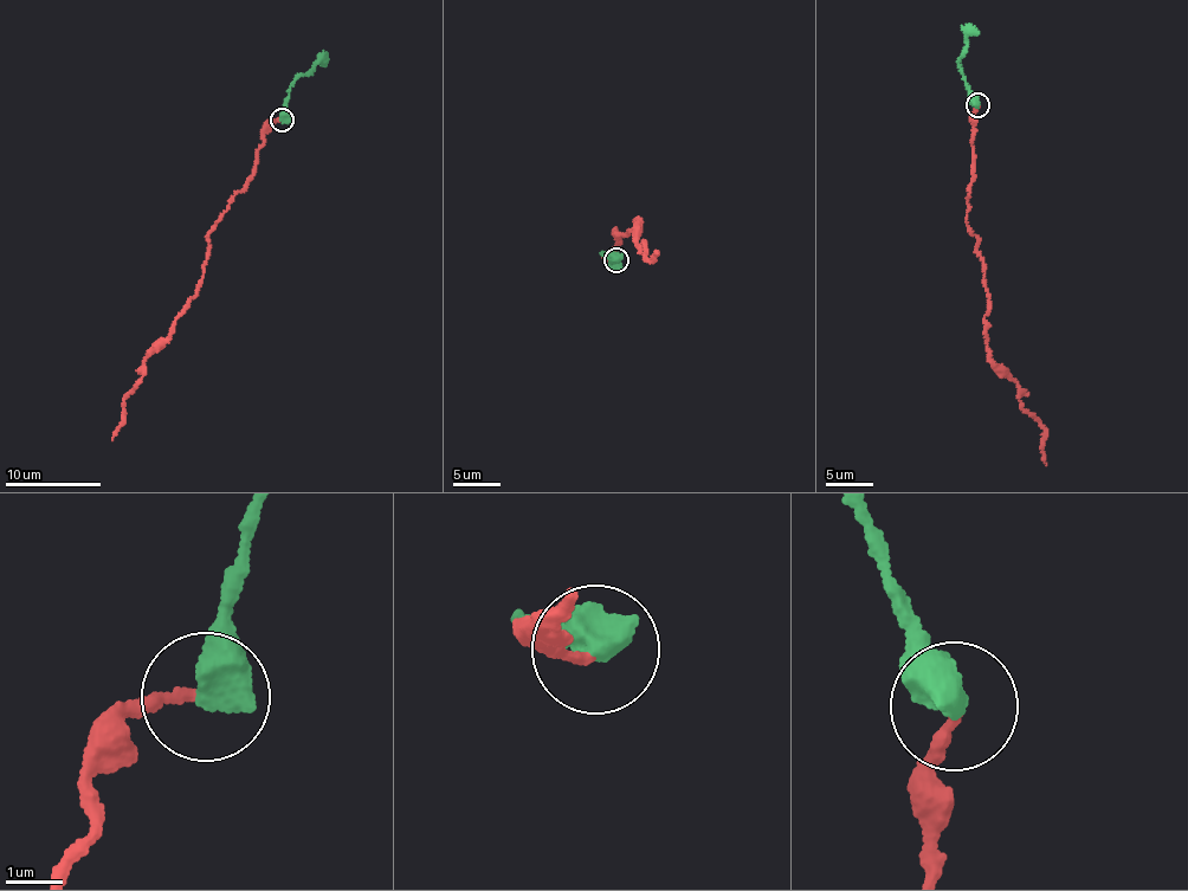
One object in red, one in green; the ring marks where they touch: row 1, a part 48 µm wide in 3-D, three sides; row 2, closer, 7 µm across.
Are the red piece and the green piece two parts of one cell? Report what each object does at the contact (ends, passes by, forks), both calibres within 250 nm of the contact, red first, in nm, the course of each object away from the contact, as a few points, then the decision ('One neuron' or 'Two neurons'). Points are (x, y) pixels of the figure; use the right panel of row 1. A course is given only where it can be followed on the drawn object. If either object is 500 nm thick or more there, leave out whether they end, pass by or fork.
Thickness 150 nm (red) against 650 nm. Course of red: (979, 105), (967, 214), (987, 299), (983, 333), (994, 366), (1007, 368), (1019, 400), (1044, 430), (1046, 465). Course of green: (979, 105), (960, 58), (967, 45), (969, 24). One neuron

